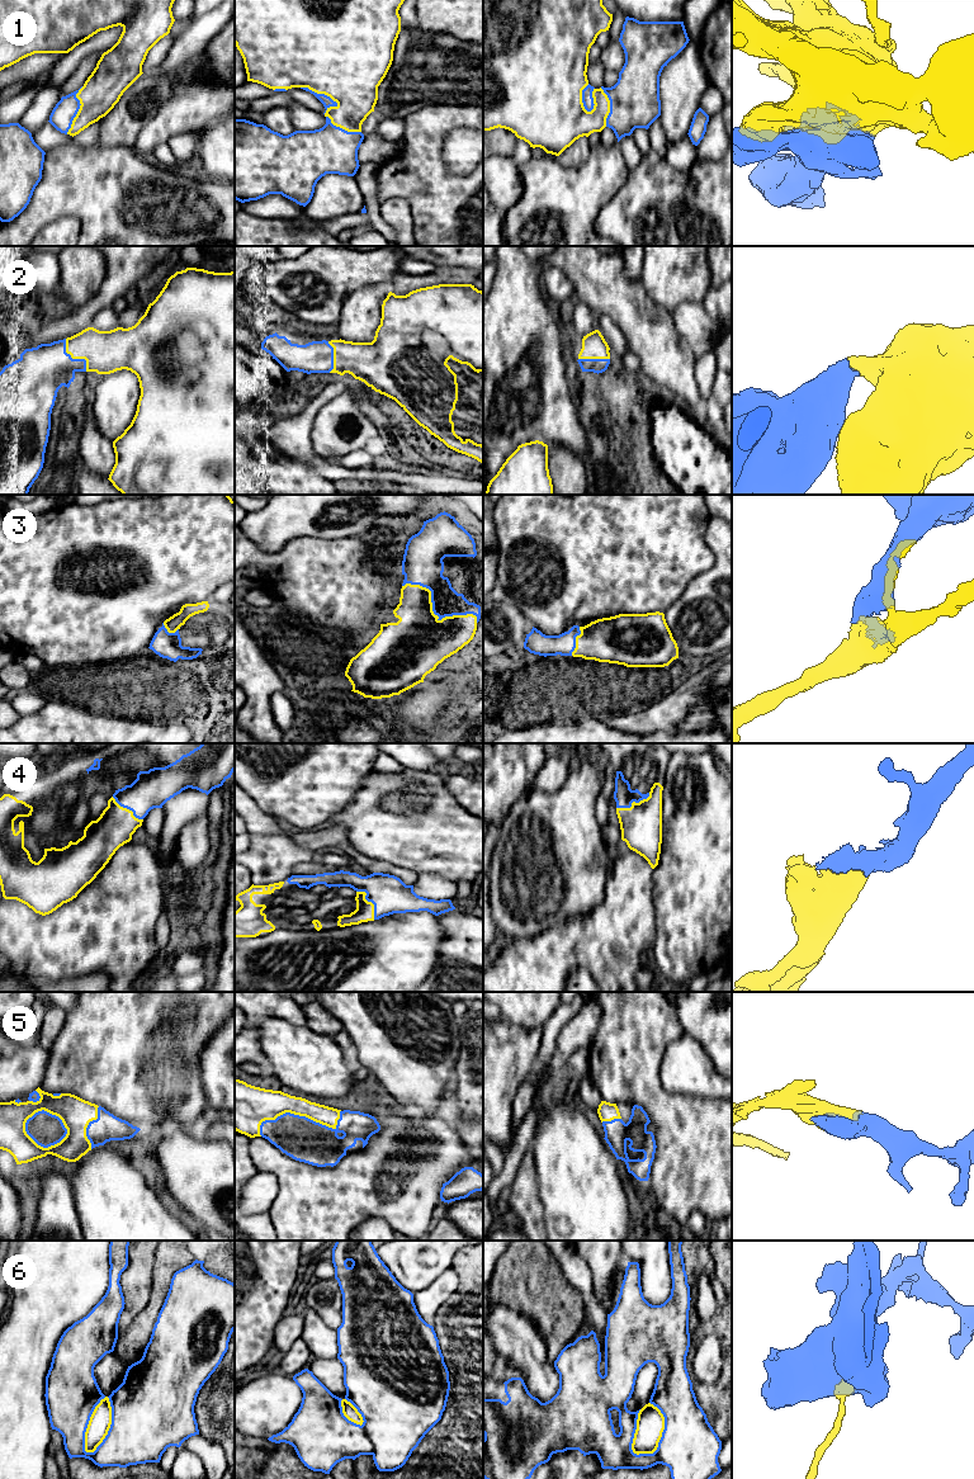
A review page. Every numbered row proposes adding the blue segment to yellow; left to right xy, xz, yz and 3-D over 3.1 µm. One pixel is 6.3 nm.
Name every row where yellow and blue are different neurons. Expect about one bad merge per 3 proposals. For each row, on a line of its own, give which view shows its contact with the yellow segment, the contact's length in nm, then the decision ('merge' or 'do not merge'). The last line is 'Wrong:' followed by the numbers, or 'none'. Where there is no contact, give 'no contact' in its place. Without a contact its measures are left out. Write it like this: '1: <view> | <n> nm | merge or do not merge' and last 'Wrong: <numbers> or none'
1: xz | 260 nm | merge
2: xy | 240 nm | merge
3: xz | 550 nm | merge
4: xz | 220 nm | merge
5: xz | 550 nm | merge
6: xy | 380 nm | do not merge
Wrong: 6

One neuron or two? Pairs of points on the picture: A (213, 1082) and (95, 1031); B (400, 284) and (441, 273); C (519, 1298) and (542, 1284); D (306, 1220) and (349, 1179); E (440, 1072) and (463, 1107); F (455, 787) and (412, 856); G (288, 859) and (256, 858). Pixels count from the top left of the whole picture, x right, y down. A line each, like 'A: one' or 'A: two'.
A: two
B: one
C: one
D: one
E: two
F: two
G: one

